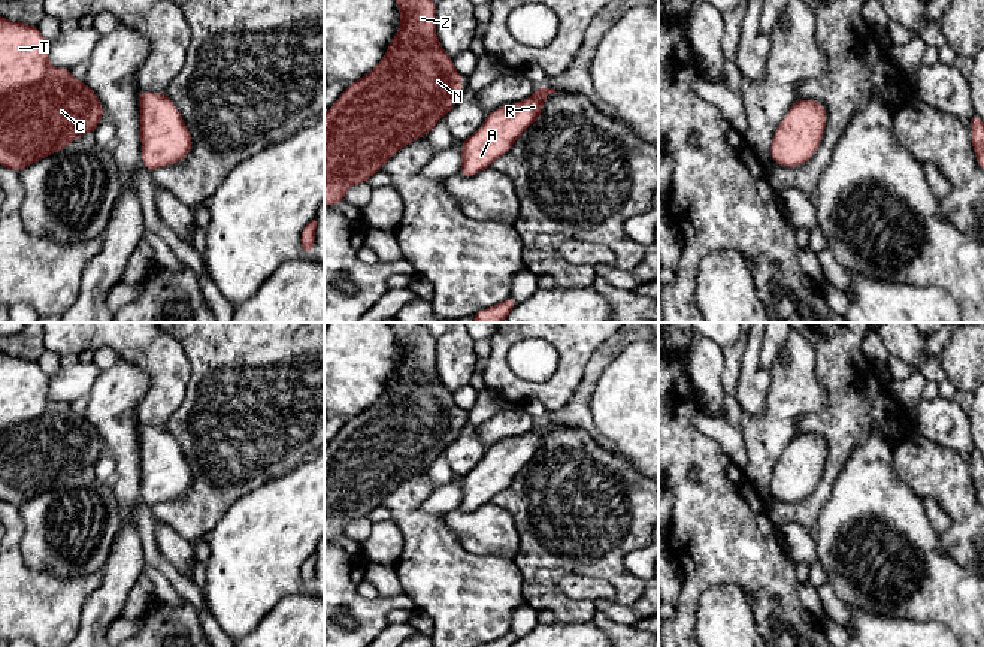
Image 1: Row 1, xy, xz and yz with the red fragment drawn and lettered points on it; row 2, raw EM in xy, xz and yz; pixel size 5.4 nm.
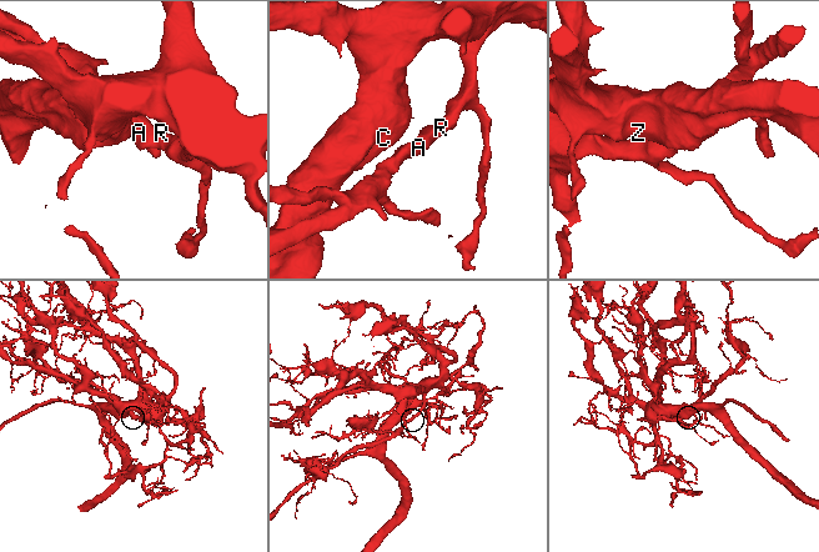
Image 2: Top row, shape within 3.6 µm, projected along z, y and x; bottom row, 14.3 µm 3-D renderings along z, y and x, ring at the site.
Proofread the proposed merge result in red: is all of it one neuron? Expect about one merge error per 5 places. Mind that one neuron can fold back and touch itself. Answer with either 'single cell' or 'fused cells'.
single cell

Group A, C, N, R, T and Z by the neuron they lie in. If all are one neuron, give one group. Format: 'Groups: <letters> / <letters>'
Groups: A C N R T Z

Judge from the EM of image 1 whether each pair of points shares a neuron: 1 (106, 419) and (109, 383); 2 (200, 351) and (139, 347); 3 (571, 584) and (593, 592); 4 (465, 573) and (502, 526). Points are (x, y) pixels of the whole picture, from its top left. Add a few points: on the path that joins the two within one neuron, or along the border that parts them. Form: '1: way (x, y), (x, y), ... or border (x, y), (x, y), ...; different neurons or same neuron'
1: way (109, 410), (109, 392); same neuron
2: border (173, 338), (181, 345), (191, 366), (187, 384); different neurons
3: way (577, 587), (587, 589); same neuron
4: border (453, 532), (474, 553), (505, 556), (512, 561); different neurons

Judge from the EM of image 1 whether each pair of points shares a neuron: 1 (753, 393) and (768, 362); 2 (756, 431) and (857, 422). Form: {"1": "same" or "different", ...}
{"1": "different", "2": "different"}

